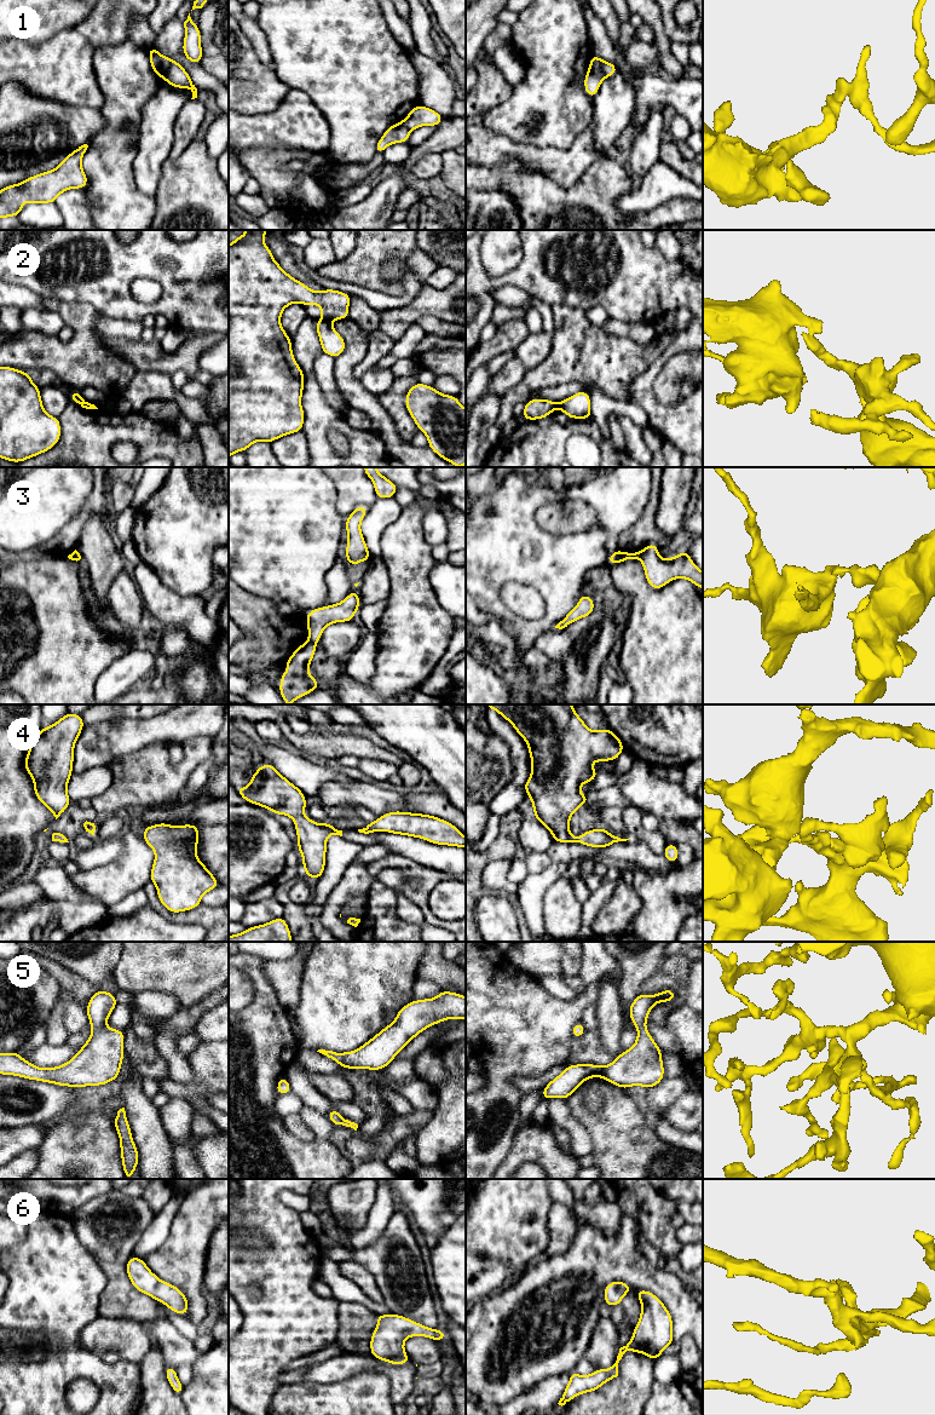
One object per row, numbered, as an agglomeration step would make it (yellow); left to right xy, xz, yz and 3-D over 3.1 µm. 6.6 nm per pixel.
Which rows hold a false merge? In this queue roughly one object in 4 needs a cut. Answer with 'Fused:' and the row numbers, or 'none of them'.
Fused: 1, 2, 3

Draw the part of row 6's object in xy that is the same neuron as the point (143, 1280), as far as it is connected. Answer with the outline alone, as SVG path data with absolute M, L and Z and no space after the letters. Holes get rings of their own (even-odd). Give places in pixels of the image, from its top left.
M132 1256L126 1264L127 1276L132 1285L140 1293L162 1302L171 1311L185 1316L189 1301L185 1294L175 1285L161 1281L146 1266L145 1260Z

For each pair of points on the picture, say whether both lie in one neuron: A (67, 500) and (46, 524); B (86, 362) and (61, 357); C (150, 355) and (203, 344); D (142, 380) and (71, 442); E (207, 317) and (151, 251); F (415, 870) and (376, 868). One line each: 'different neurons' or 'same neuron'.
A: same neuron
B: same neuron
C: same neuron
D: different neurons
E: same neuron
F: same neuron

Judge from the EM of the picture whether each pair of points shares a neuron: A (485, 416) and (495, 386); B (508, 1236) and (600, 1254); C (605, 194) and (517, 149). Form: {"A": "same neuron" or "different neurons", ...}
{"A": "different neurons", "B": "different neurons", "C": "different neurons"}

